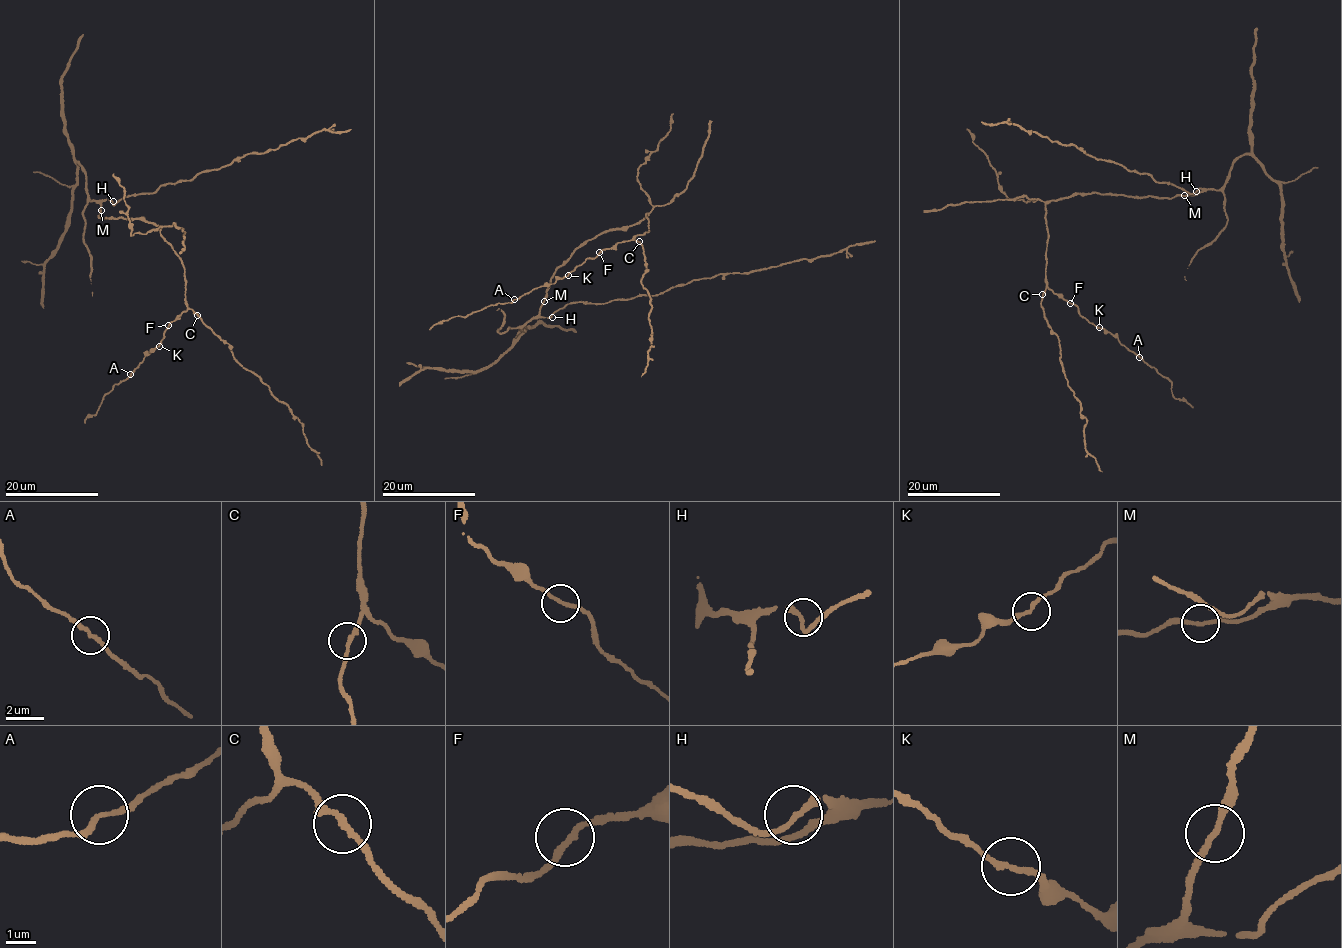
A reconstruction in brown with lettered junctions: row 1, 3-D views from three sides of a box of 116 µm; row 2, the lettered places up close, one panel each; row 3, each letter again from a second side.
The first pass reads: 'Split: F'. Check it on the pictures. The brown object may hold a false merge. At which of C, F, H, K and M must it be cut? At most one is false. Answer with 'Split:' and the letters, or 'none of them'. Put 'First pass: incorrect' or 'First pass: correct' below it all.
Split: none of them
First pass: incorrect

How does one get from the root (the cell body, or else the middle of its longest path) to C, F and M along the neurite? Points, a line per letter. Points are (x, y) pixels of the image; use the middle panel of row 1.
C: (562, 264), (587, 241), (609, 230), (626, 229), (639, 224), (647, 214), (648, 232), (633, 237), (639, 241)
F: (562, 264), (587, 241), (609, 230), (626, 229), (639, 224), (647, 214), (648, 232), (599, 252)
M: (562, 264), (550, 279), (543, 301)

